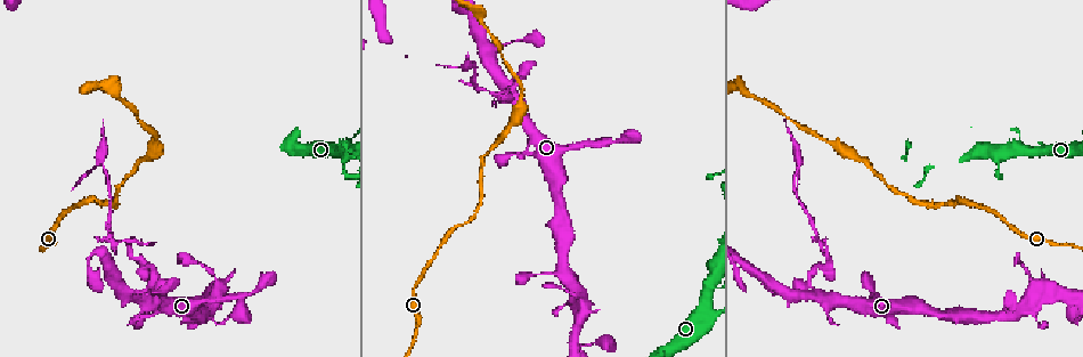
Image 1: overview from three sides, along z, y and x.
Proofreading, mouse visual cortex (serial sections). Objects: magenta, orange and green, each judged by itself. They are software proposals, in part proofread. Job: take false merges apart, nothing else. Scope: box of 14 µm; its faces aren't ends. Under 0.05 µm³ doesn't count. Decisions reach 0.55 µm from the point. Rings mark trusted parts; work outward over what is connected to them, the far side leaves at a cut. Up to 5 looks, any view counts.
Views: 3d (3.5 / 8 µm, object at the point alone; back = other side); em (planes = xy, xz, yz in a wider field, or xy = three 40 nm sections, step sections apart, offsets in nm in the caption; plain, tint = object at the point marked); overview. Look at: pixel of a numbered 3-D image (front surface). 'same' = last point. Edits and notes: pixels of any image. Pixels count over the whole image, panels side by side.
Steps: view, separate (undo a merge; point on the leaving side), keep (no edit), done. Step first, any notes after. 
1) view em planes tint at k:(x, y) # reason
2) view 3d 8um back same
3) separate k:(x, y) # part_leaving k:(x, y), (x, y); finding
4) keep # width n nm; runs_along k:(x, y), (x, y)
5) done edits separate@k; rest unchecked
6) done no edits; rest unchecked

view 3d 3.5um at 1:(534, 275) # a narrow waist

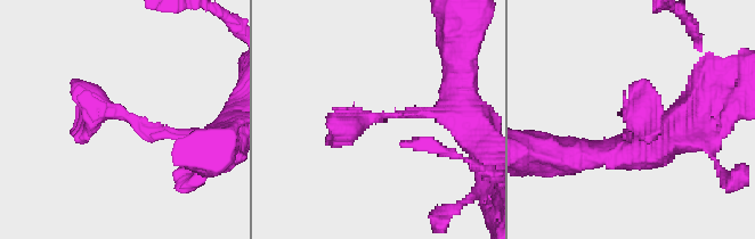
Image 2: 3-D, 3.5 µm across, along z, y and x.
view em planes tint at 2:(385, 119)

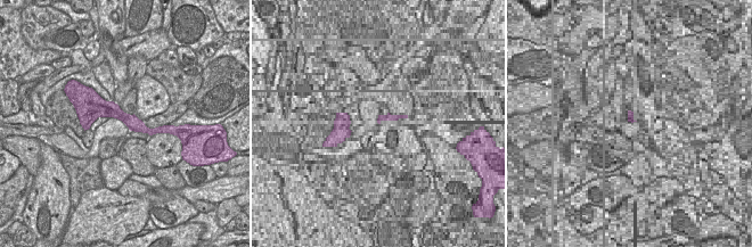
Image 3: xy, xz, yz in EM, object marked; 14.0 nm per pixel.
keep # runs_along 2:(463, 115), (362, 117), (327, 141); all the same cell

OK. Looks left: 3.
view 3d 3.5um at 1:(996, 172) # abrupt turn

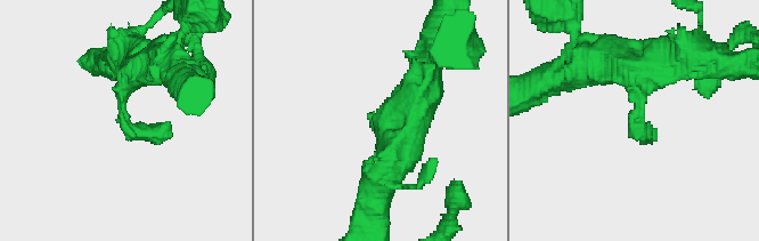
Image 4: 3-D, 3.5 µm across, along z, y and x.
view em xy step 5 tint at 4:(125, 121)

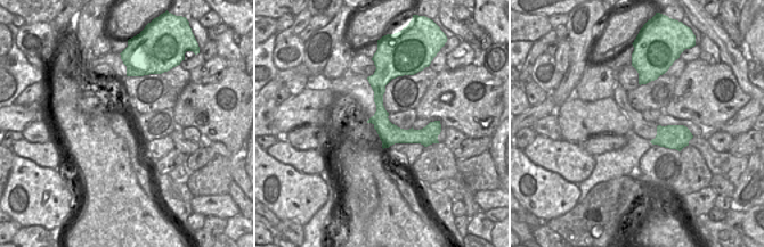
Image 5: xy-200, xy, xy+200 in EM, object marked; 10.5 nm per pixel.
view em planes tint same

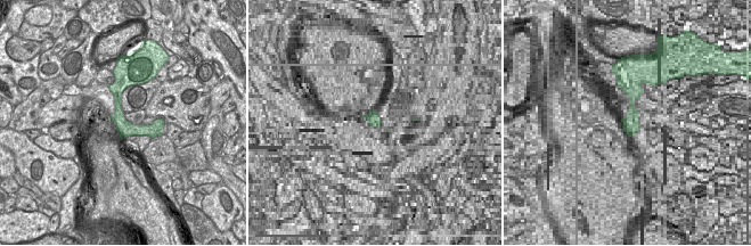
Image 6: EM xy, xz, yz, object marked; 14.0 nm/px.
keep # runs_along 4:(655, 65), (637, 75), (635, 125); all the same cell

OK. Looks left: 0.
done no edits; rest unchecked

